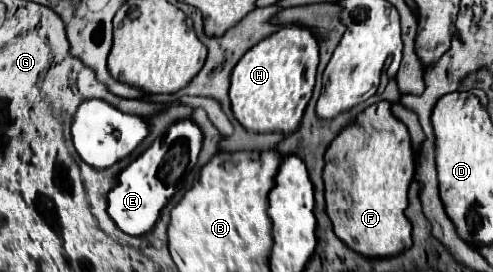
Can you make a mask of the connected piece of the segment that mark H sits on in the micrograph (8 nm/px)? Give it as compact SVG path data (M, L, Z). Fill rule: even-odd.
M285 25L251 47L231 73L229 97L239 123L255 133L295 131L313 93L317 63L317 39L307 27L301 25Z

